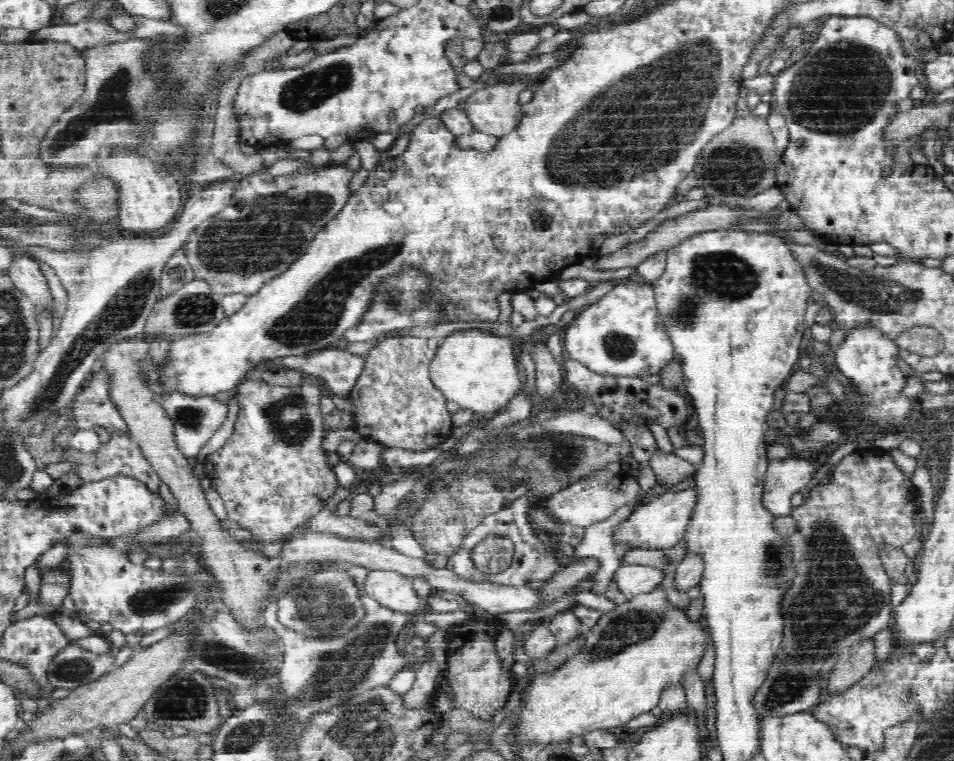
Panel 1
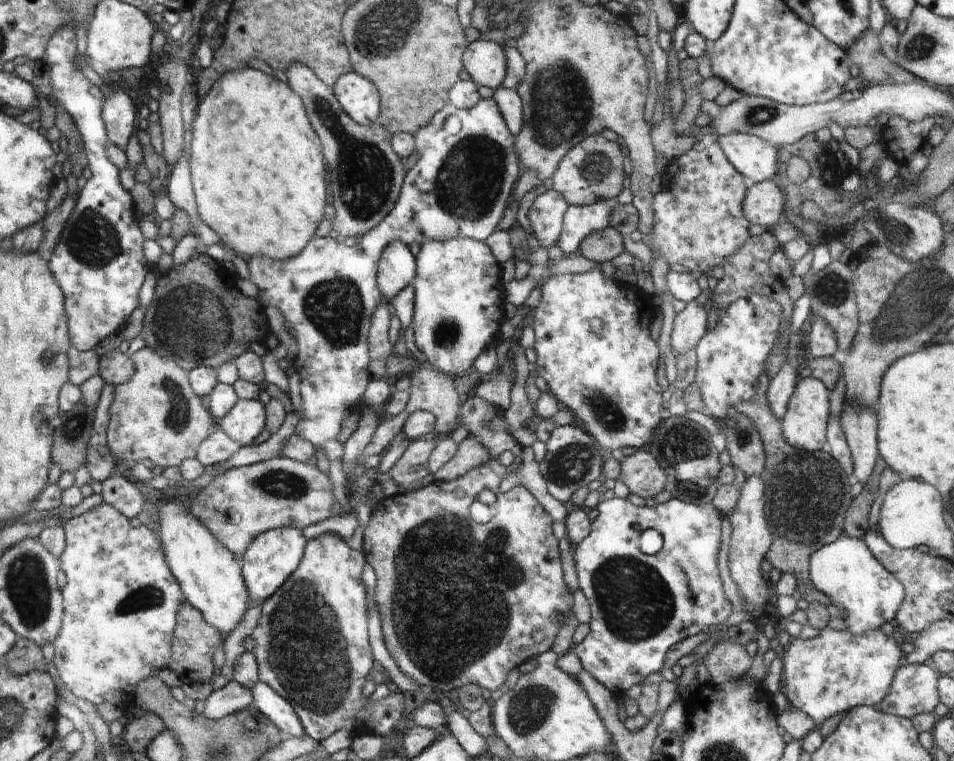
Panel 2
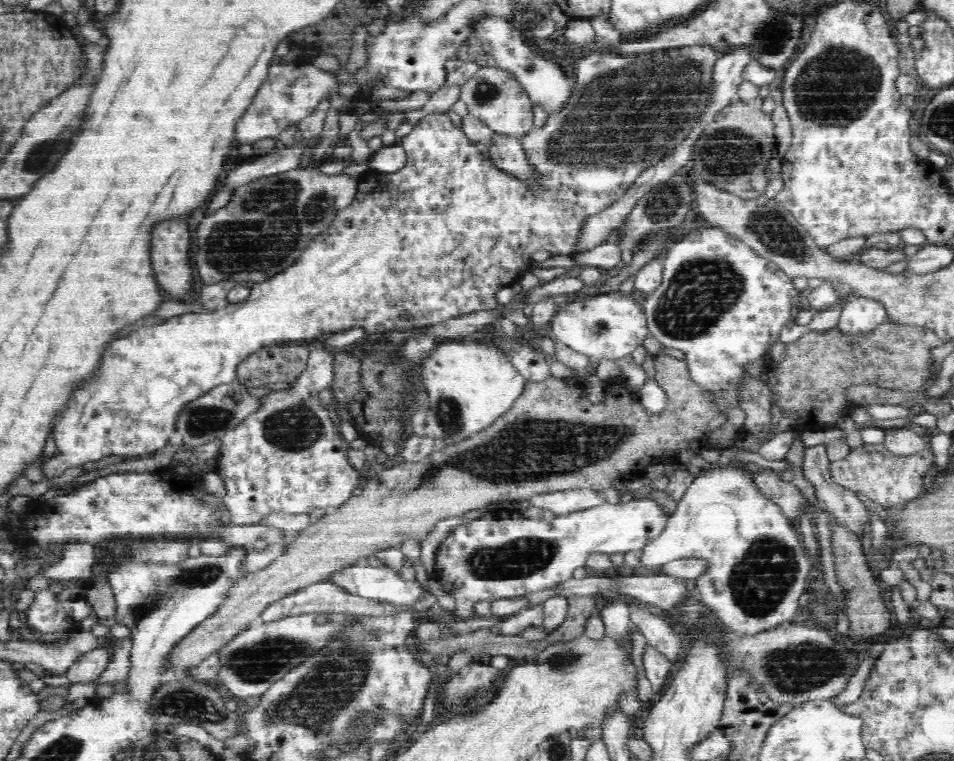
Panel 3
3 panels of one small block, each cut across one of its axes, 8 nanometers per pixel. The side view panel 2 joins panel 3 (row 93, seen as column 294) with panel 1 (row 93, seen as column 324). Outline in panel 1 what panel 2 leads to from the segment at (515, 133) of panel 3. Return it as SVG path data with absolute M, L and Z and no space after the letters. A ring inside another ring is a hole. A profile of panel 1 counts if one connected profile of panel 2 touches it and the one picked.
M512 80L504 84L492 84L484 90L474 92L465 100L464 110L470 117L473 130L504 136L512 132L521 122L518 94L524 82Z

